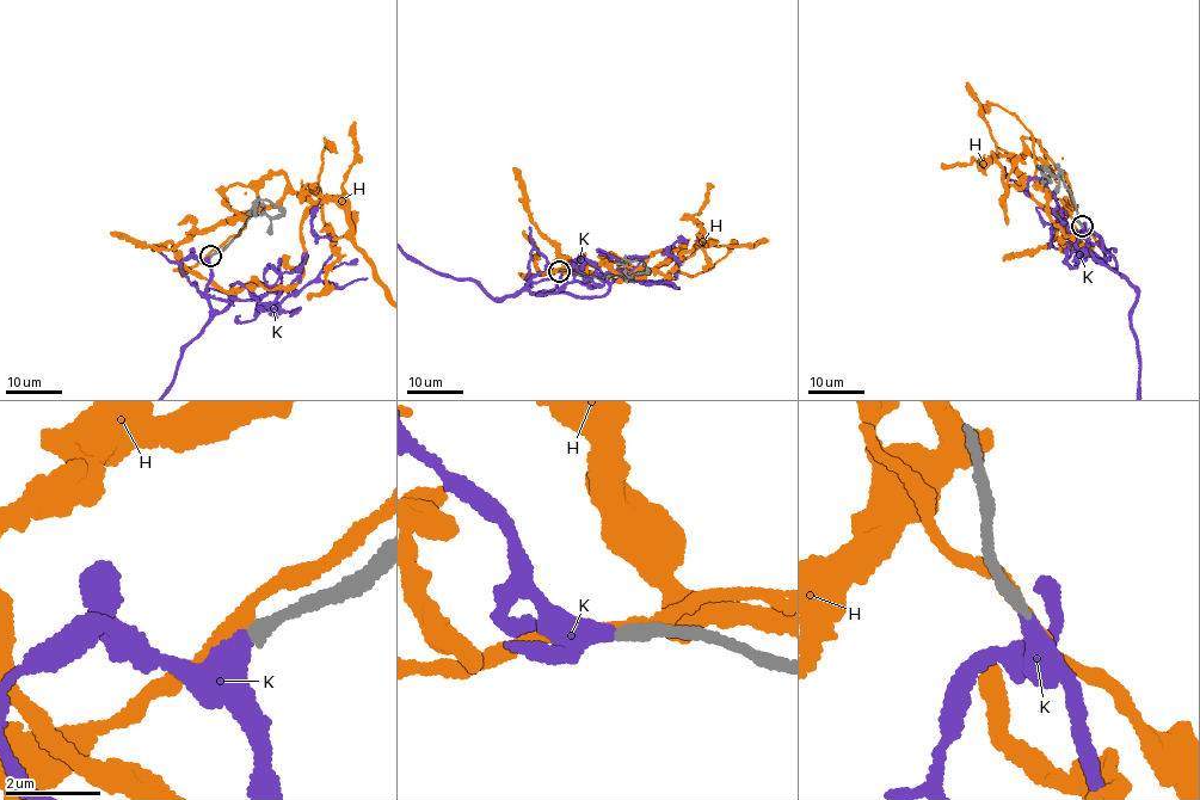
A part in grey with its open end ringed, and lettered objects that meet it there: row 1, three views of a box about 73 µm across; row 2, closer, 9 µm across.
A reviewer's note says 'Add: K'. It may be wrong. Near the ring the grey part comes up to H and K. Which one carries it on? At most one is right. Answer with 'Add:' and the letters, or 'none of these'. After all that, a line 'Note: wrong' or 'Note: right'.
Add: K
Note: right

